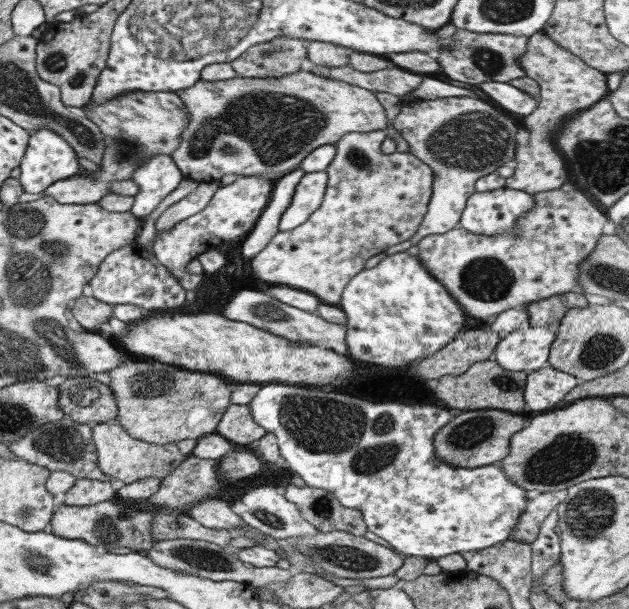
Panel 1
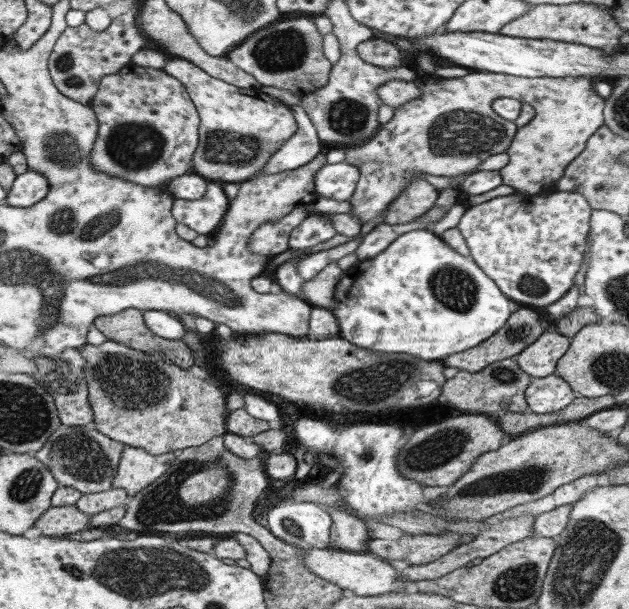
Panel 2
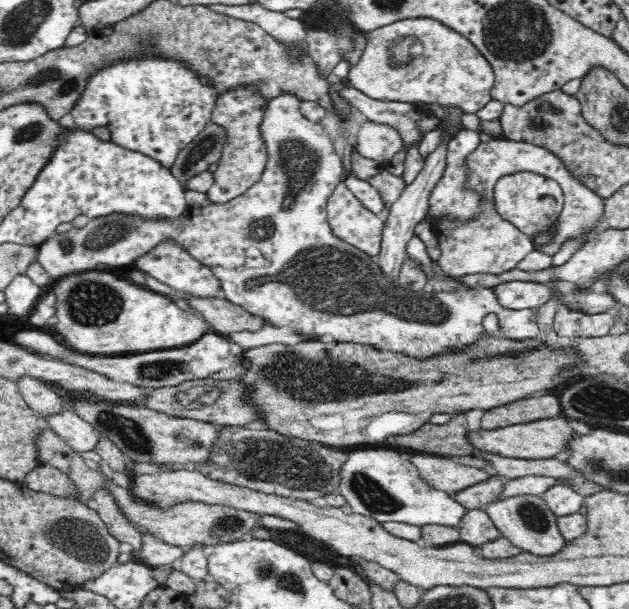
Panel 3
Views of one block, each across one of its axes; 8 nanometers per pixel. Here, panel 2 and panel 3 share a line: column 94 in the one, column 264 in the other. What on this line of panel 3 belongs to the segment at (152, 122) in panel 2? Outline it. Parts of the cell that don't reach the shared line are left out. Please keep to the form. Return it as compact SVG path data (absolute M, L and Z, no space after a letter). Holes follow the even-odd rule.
M256 85L235 87L217 98L210 120L226 131L226 138L221 158L212 173L213 185L207 192L212 203L224 204L244 194L262 176L269 155L261 135L261 124L270 99L260 93Z

